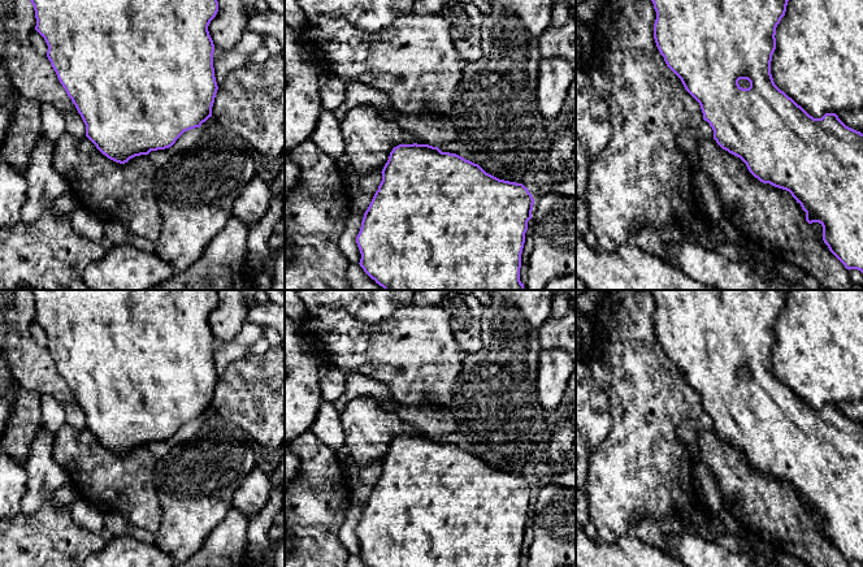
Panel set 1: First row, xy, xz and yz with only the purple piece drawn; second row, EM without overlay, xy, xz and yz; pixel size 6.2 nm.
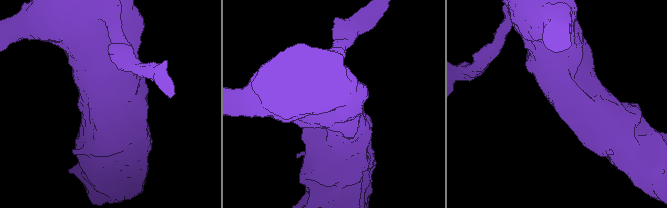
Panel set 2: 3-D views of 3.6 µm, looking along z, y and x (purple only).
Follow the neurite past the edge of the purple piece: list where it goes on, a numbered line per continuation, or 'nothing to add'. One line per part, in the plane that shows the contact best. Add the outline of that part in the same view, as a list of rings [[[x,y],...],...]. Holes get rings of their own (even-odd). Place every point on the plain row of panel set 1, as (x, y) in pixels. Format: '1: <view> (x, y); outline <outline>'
nothing to add

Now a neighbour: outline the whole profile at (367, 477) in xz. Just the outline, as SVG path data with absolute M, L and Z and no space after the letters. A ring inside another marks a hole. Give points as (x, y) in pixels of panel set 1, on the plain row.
M376 462L373 464L360 467L355 484L357 486L356 498L365 505L378 477L382 472L382 464Z

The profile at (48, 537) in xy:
M52 498L32 514L19 512L0 520L0 567L83 567L84 560L105 544L100 533L92 533L71 520L69 505L57 506Z

